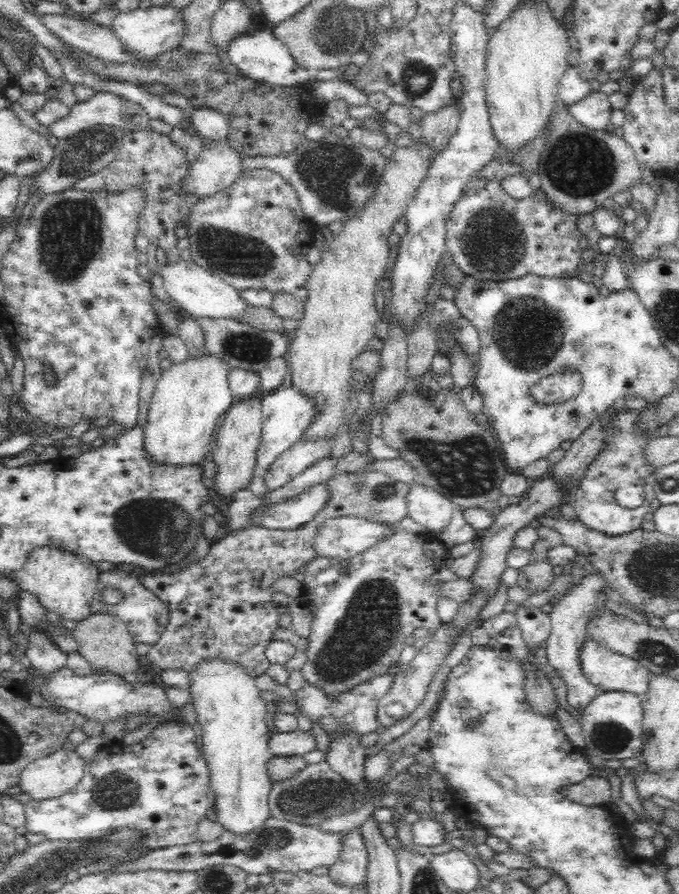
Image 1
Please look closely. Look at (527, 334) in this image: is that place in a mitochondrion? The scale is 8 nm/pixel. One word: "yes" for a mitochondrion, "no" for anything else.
yes

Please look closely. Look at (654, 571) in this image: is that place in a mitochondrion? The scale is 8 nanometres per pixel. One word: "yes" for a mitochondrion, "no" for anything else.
yes

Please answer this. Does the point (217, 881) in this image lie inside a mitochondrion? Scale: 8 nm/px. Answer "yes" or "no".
yes

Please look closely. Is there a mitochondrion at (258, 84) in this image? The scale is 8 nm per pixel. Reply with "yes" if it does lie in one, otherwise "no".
no

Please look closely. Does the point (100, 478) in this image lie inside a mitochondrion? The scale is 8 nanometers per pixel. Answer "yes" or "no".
no

